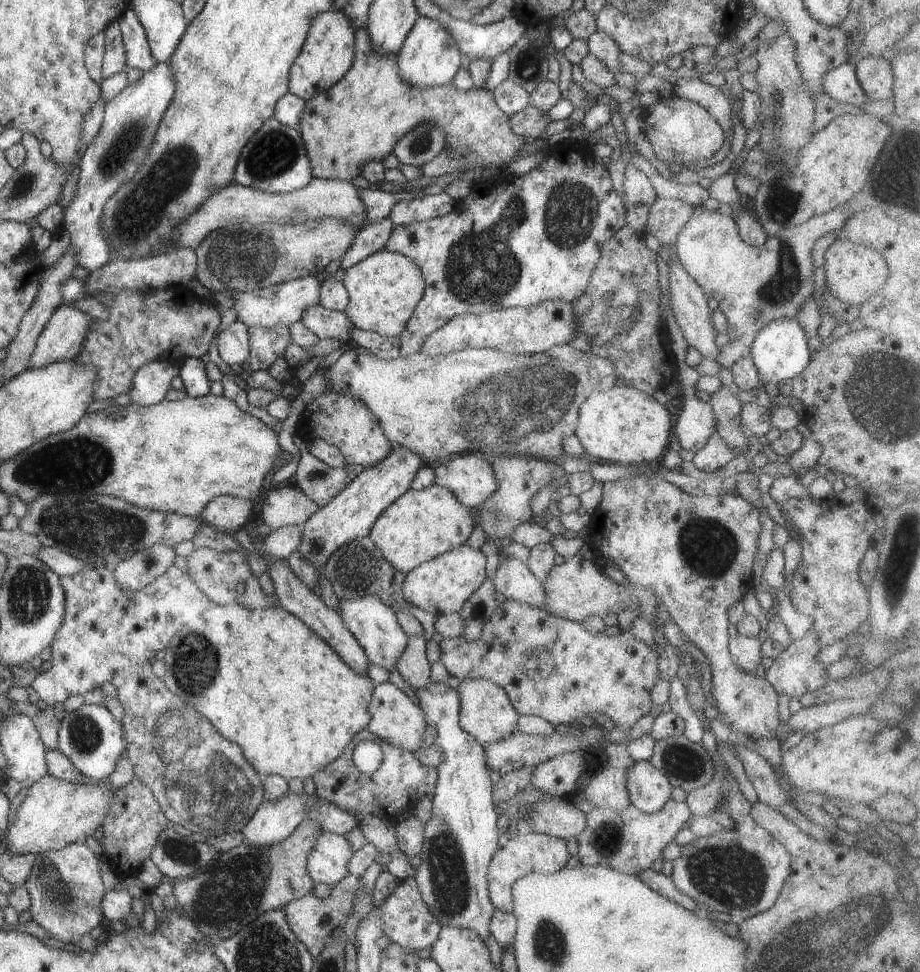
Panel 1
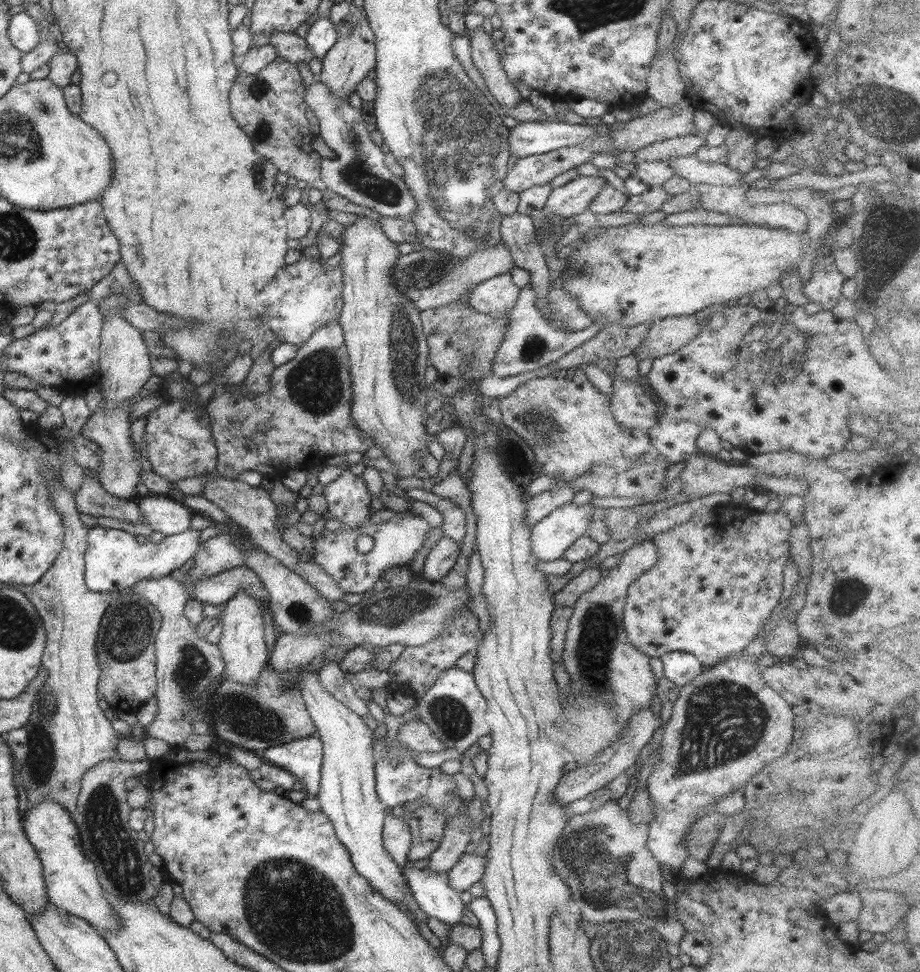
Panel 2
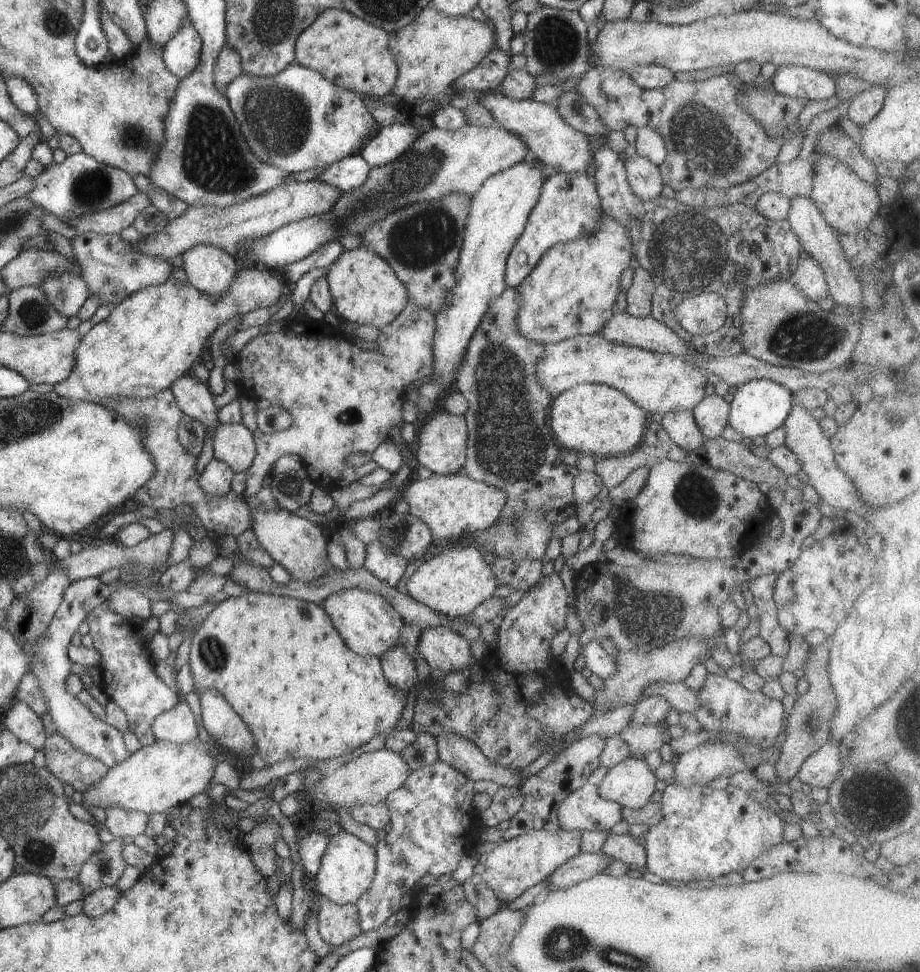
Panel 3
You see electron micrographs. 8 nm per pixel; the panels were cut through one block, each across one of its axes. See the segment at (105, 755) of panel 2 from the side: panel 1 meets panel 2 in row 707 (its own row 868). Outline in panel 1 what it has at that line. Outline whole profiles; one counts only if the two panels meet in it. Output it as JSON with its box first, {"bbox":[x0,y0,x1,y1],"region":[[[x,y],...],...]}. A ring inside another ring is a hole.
{"bbox":[23,842,105,944],"region":[[[86,842],[37,852],[32,872],[23,885],[32,893],[33,920],[50,936],[68,944],[78,942],[104,922],[101,902],[105,894],[100,862]]]}

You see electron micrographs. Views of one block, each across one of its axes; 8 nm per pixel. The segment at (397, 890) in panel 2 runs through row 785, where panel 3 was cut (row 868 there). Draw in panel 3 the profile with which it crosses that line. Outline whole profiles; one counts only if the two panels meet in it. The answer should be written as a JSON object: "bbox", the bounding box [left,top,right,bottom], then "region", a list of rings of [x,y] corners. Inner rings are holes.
{"bbox":[310,830,376,905],"region":[[[338,830],[330,837],[317,874],[310,877],[318,897],[324,897],[339,905],[358,902],[358,899],[372,886],[376,868],[376,849],[357,836]]]}

